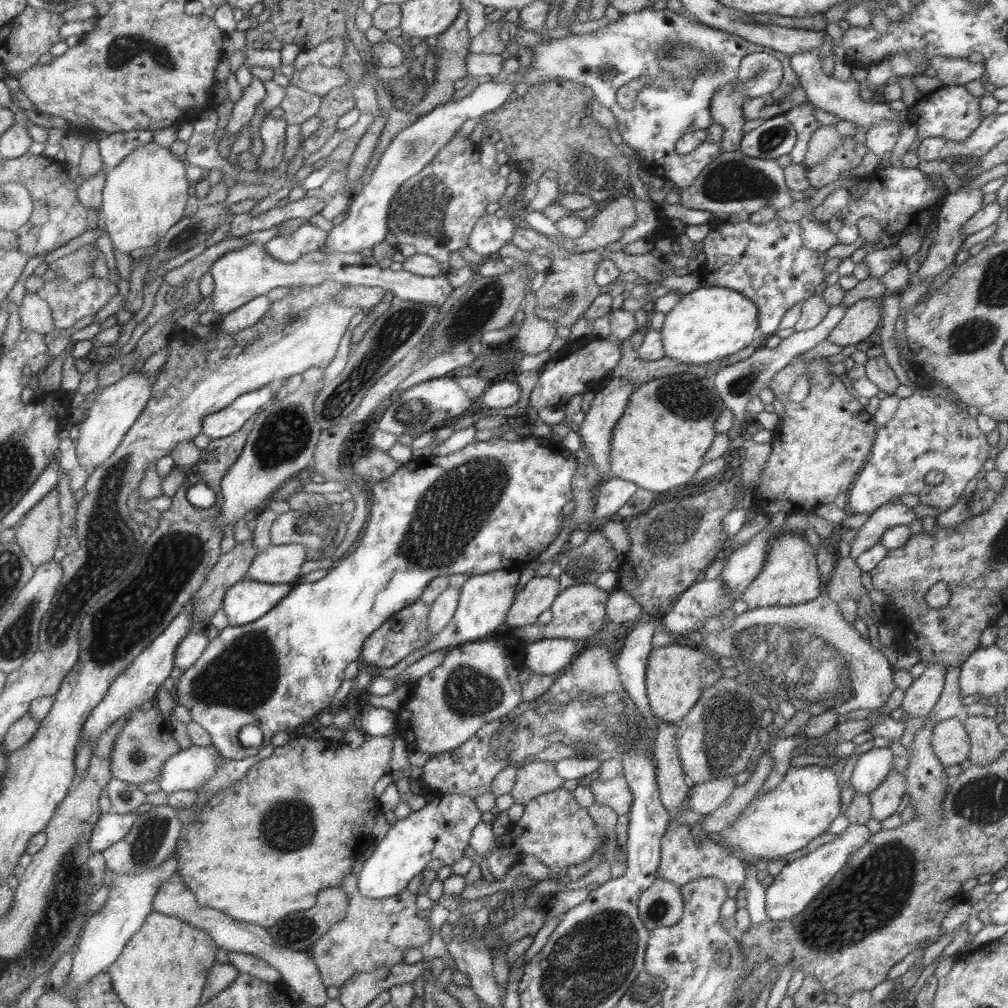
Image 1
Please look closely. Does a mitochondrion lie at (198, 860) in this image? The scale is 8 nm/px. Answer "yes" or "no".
no

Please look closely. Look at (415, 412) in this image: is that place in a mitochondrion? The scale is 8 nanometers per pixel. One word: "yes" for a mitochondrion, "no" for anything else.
yes

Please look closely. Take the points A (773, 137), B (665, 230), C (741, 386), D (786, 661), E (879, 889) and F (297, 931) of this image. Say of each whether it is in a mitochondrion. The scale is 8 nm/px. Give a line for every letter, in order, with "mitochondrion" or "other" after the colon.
A: mitochondrion
B: other
C: mitochondrion
D: mitochondrion
E: mitochondrion
F: mitochondrion

